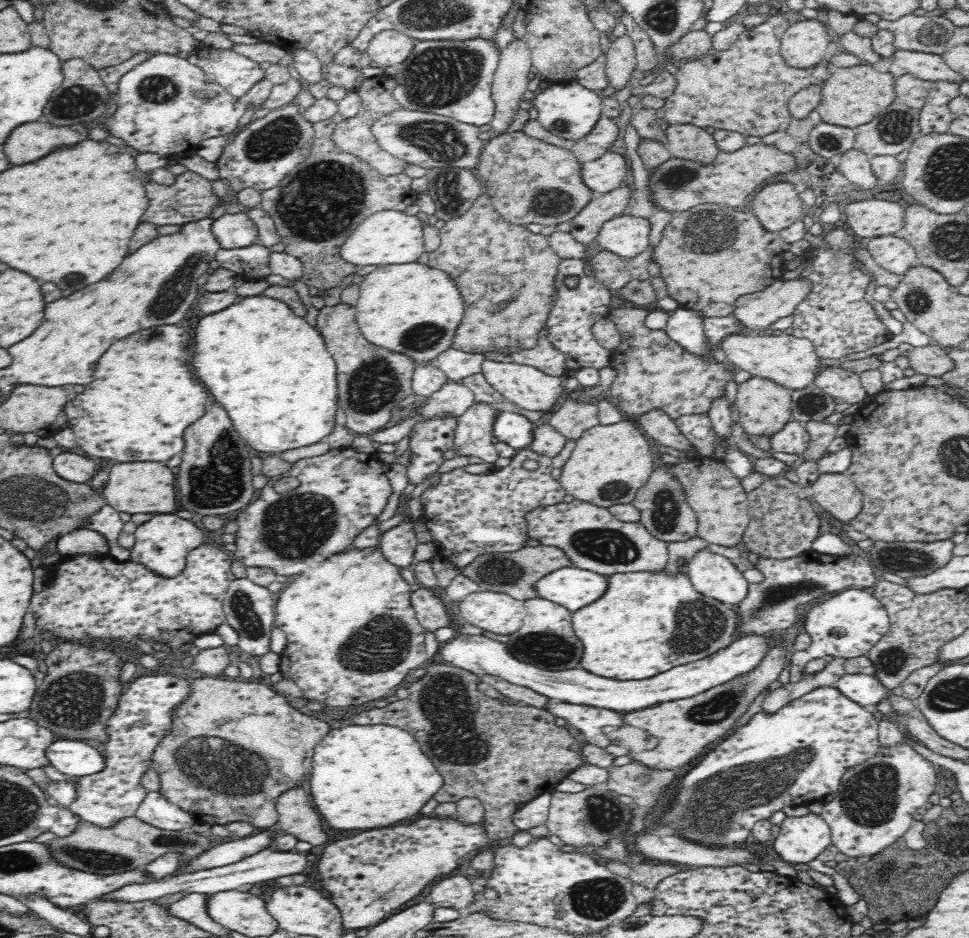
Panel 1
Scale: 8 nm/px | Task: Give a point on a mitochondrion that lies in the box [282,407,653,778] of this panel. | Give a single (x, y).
(447, 707)

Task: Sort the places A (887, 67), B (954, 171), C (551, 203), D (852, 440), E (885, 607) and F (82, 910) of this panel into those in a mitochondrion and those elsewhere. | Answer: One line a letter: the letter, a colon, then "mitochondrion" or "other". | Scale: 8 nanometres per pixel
A: other
B: mitochondrion
C: mitochondrion
D: other
E: other
F: other

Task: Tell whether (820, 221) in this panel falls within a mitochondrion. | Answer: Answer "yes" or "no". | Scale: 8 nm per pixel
no

